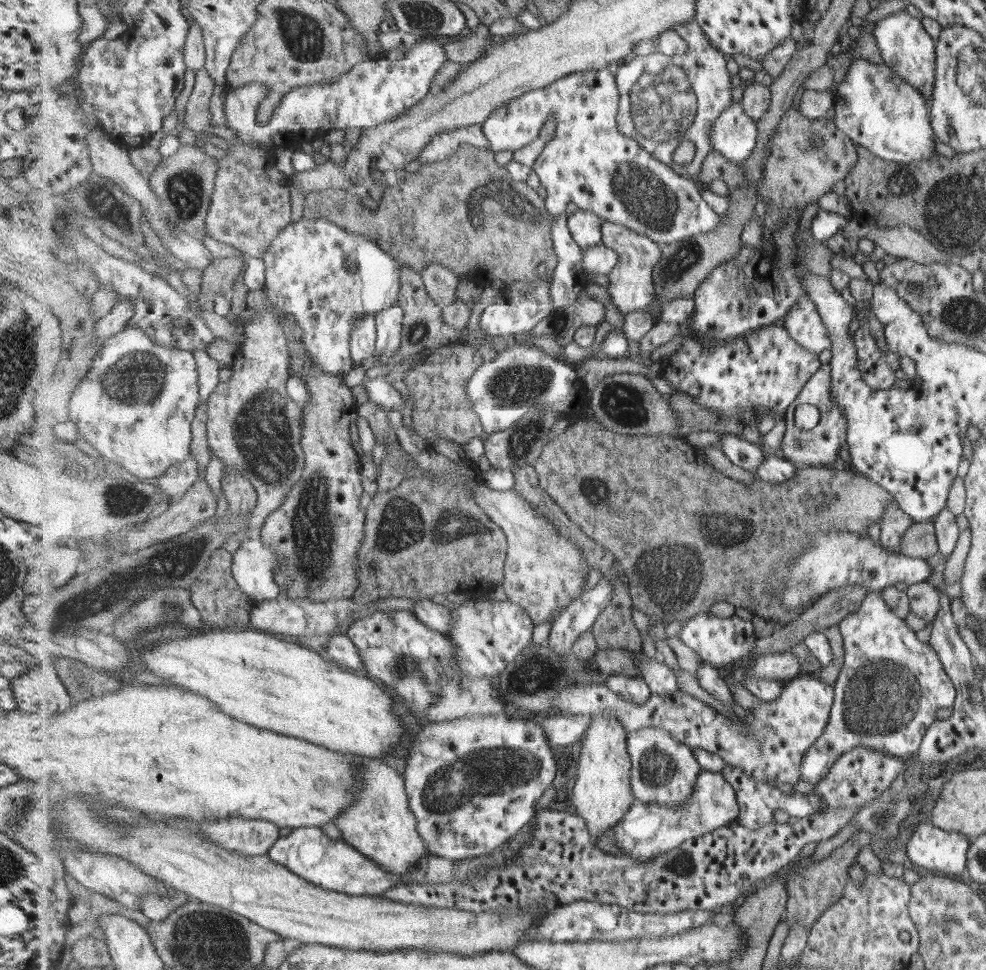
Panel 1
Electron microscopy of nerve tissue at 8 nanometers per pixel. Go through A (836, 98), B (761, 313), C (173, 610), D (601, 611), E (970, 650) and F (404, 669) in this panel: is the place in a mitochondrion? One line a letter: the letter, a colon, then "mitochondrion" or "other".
A: other
B: other
C: mitochondrion
D: other
E: other
F: mitochondrion

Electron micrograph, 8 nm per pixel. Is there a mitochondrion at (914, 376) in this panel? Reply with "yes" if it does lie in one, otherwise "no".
no

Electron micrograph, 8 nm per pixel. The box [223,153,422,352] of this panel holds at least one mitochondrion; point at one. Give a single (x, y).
(345, 287)

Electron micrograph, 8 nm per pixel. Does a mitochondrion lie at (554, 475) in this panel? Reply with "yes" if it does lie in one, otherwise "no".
no

